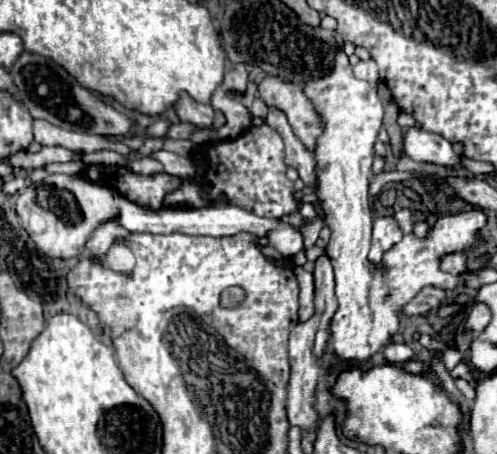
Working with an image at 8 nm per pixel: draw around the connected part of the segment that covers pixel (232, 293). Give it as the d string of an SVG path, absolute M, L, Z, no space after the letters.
M231 286L227 292L221 294L221 306L239 306L239 302L243 302L243 288L241 286Z

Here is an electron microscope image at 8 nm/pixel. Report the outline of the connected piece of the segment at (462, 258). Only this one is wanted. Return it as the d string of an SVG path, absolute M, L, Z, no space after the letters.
M447 254L443 260L441 260L441 268L445 272L451 272L451 274L463 274L467 272L467 256L465 254Z

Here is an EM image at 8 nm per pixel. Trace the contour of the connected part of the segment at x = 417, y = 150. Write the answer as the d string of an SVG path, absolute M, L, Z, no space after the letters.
M413 126L405 132L403 144L405 144L403 152L415 162L429 162L429 164L451 168L451 170L463 168L463 162L455 154L453 144L447 142L439 134L425 132L425 130Z

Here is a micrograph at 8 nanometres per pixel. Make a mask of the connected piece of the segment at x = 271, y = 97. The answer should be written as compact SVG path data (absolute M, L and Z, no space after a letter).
M265 76L259 84L259 96L267 106L285 112L293 134L303 142L309 152L315 152L319 134L323 134L323 120L315 104L303 94L303 82L287 82L283 78Z

